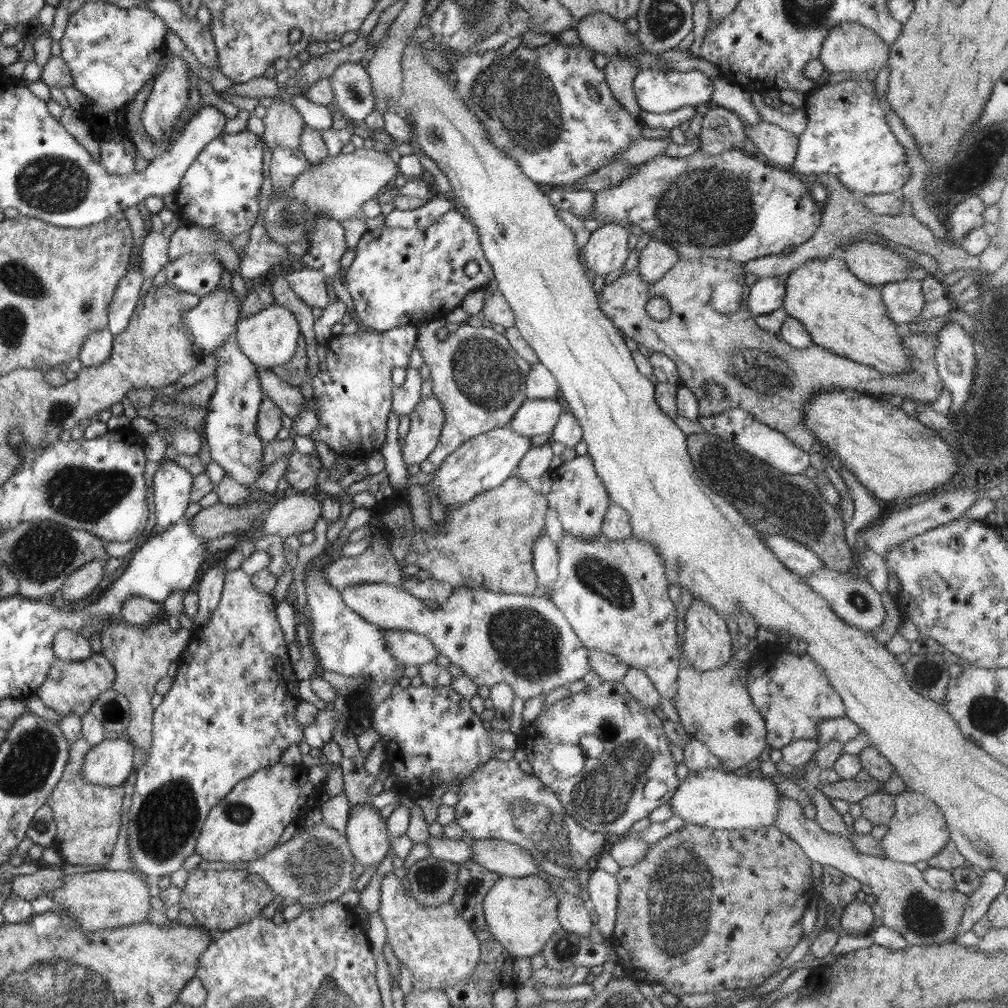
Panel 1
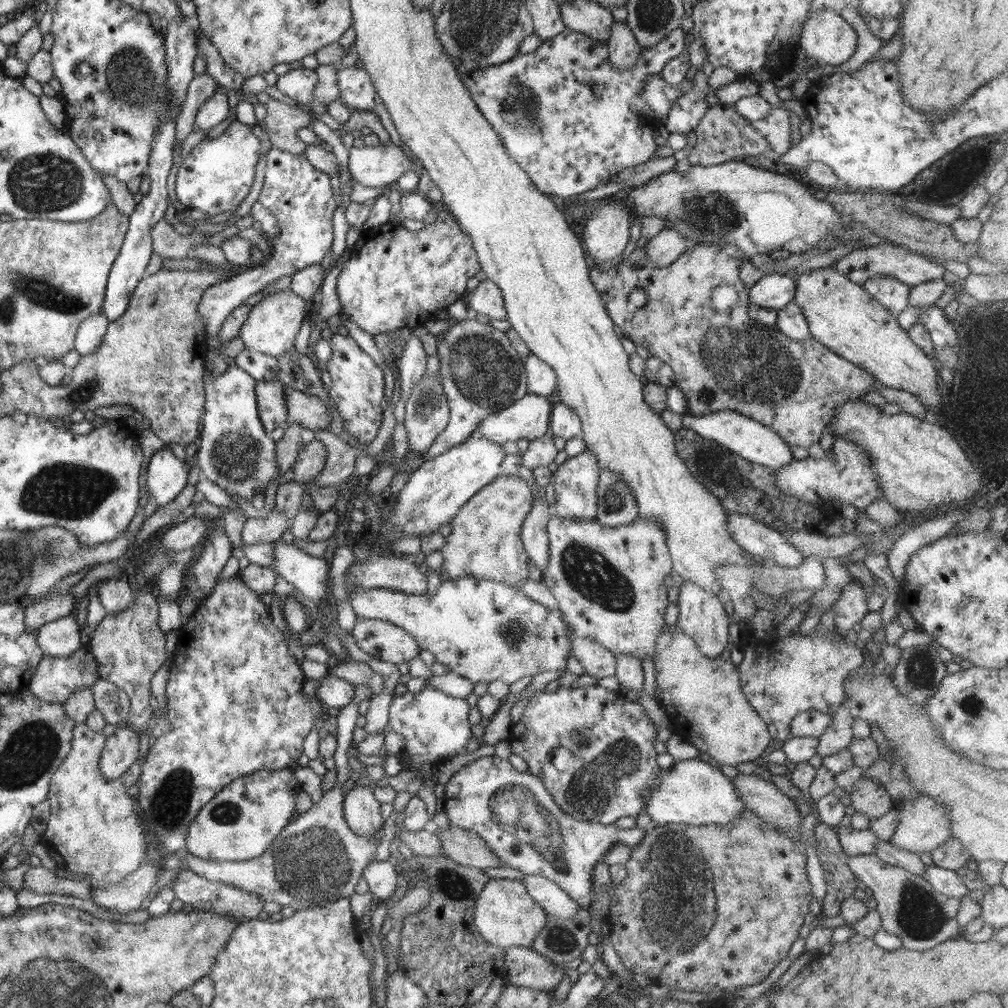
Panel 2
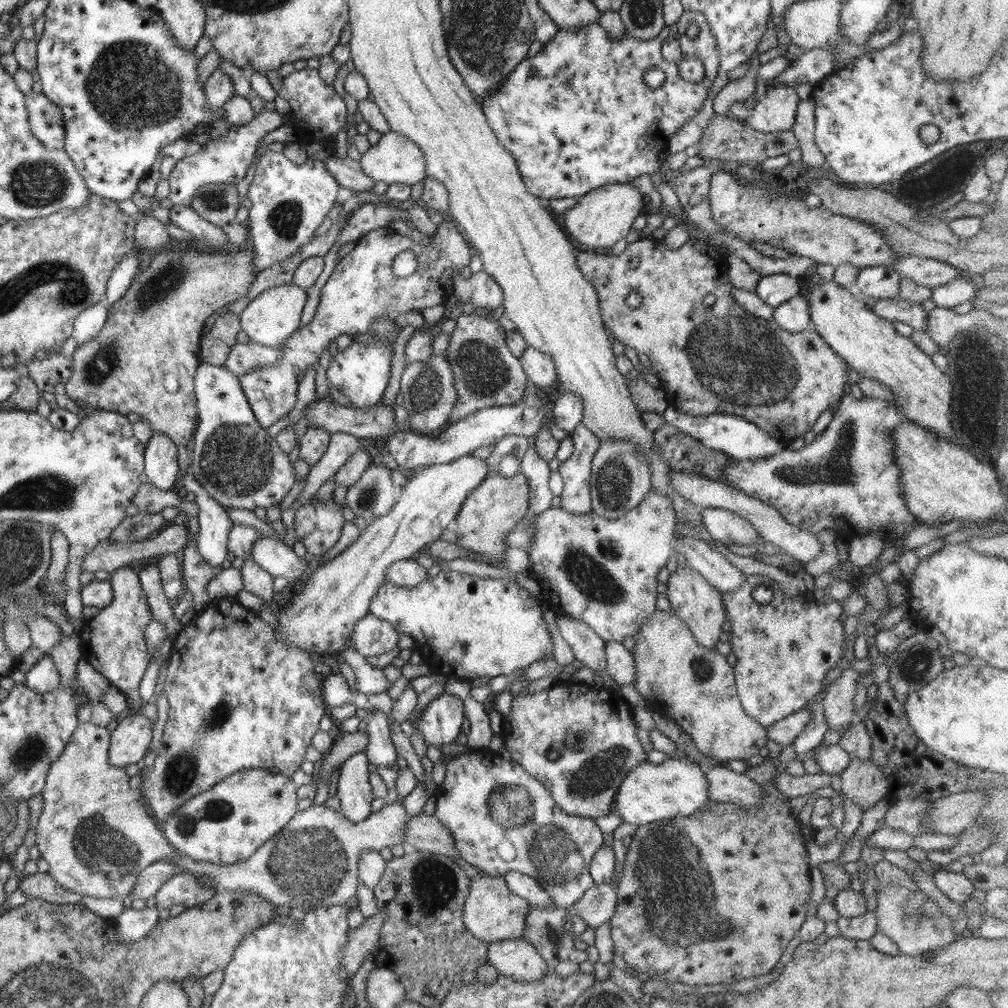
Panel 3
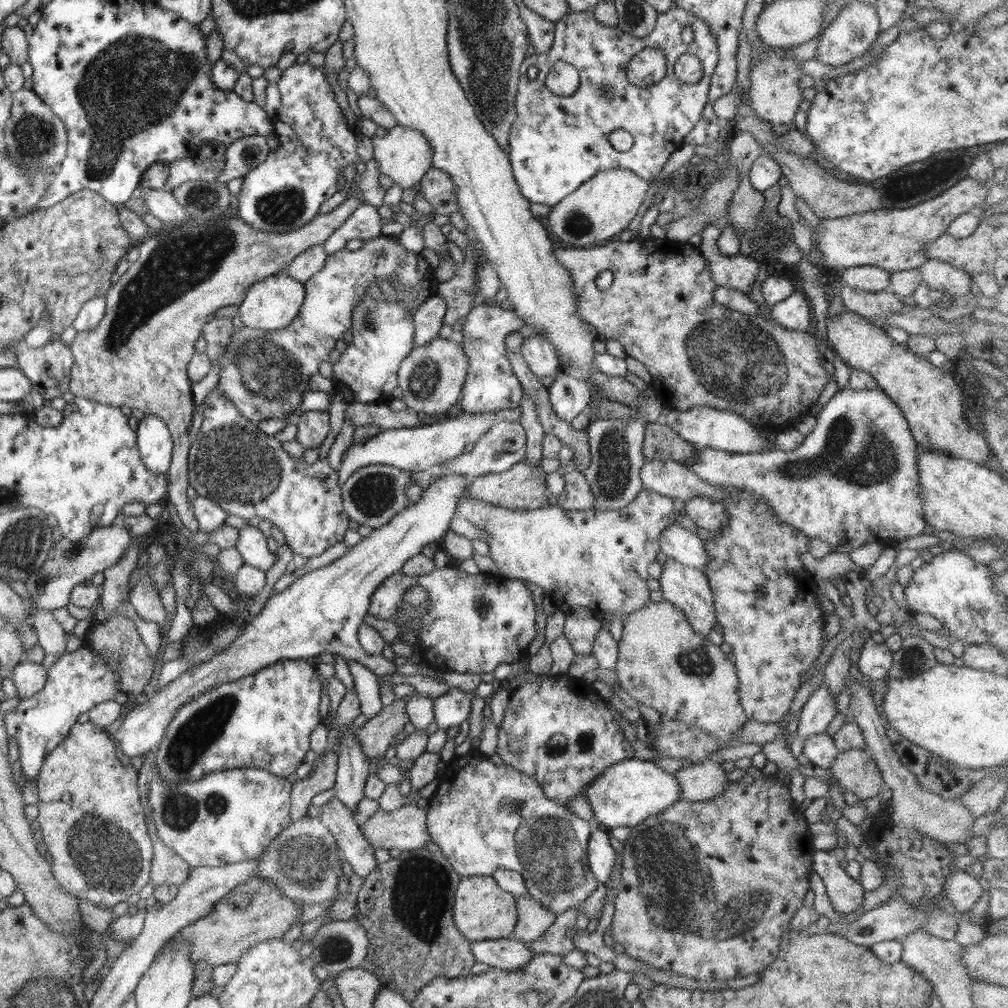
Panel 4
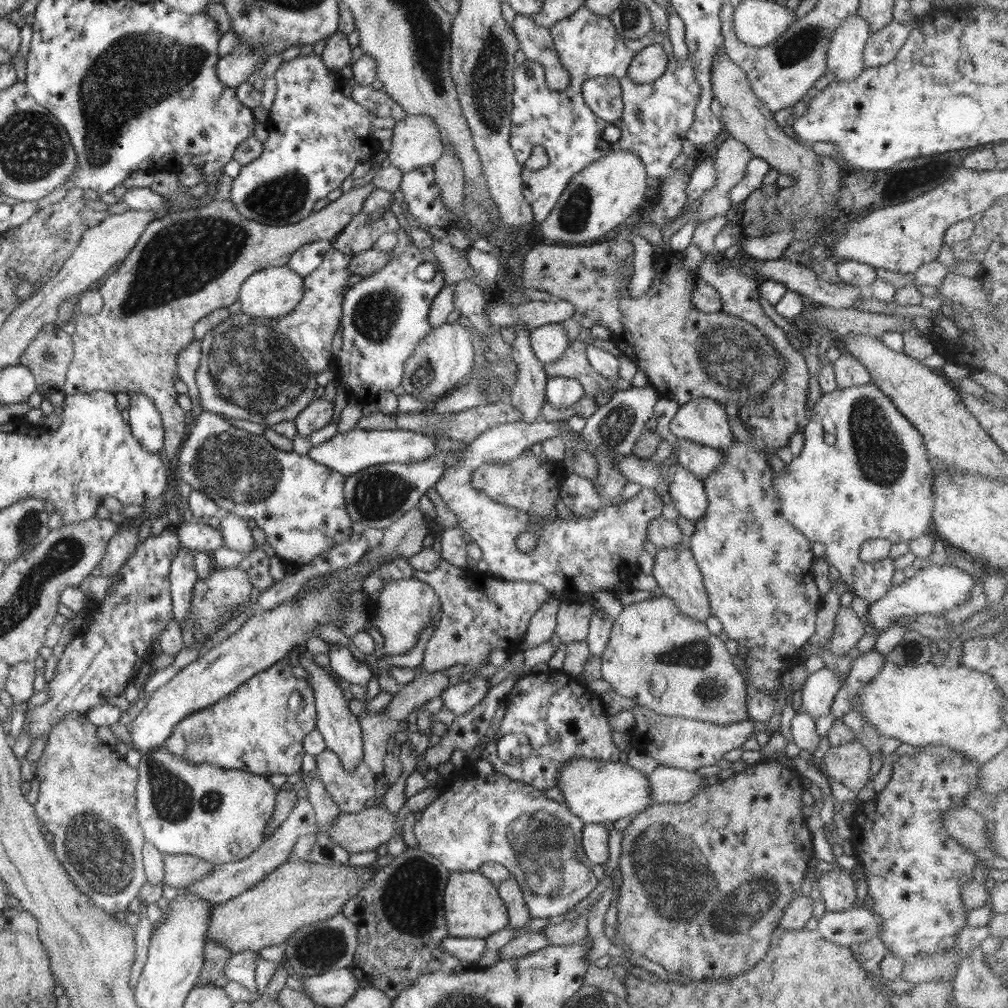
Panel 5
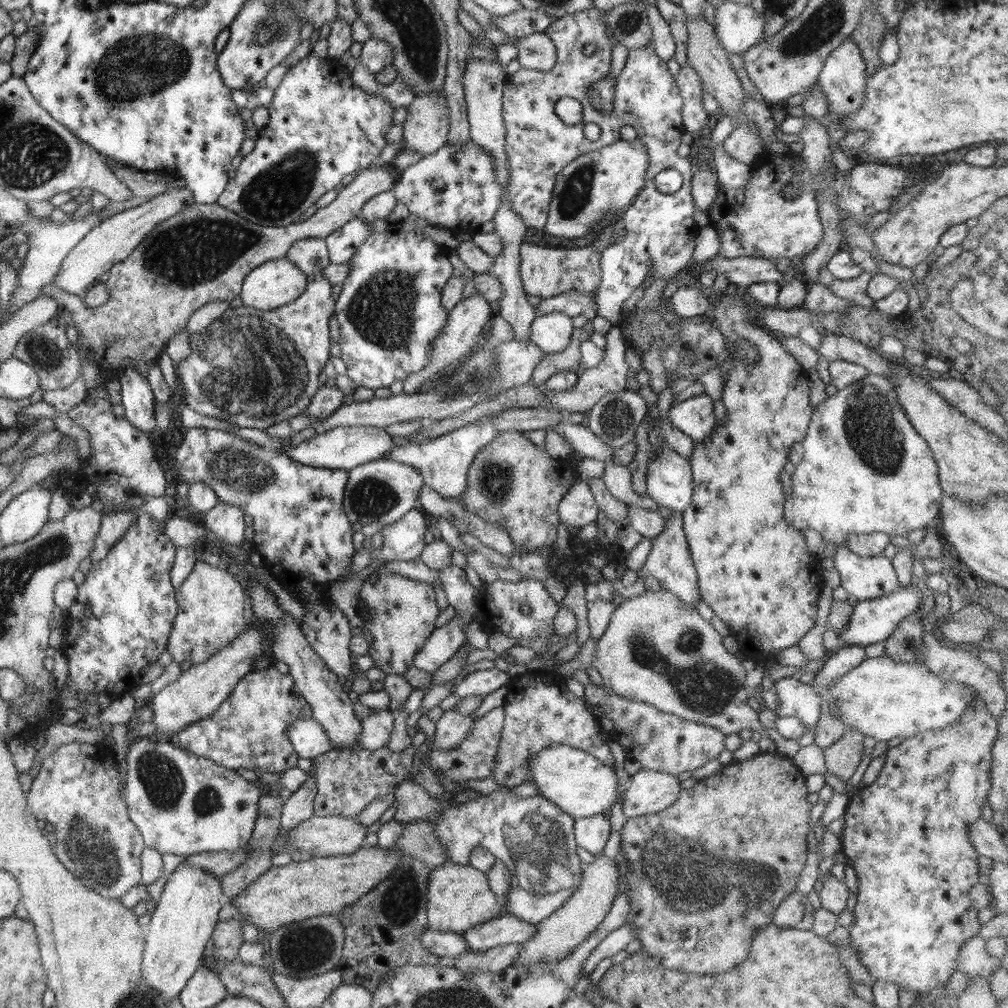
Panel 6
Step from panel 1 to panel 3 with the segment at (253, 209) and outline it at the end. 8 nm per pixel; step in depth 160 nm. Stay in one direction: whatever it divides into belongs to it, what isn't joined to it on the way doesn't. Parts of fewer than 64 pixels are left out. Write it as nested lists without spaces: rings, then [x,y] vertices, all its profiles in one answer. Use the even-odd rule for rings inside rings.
[[[263,110],[246,124],[232,125],[226,135],[220,136],[219,140],[208,140],[199,152],[178,160],[174,165],[168,178],[170,186],[168,201],[174,205],[189,206],[193,196],[204,184],[238,184],[256,156],[260,138],[264,139],[265,134],[284,124],[285,120],[278,111]]]

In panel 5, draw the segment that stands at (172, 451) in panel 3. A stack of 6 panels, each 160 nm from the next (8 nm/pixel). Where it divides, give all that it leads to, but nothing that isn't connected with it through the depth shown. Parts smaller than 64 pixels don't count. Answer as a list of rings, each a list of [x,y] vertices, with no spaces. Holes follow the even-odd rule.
[[[136,393],[128,396],[128,418],[131,433],[147,450],[162,455],[164,427],[161,414],[145,394]]]

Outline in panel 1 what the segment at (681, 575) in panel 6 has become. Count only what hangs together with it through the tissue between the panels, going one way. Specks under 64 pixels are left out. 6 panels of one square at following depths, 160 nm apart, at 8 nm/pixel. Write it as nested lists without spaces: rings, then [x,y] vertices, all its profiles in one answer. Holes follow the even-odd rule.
[[[693,599],[690,607],[687,608],[683,654],[698,671],[720,669],[726,663],[734,662],[735,639],[730,635],[728,622],[720,617],[710,605],[698,599]]]

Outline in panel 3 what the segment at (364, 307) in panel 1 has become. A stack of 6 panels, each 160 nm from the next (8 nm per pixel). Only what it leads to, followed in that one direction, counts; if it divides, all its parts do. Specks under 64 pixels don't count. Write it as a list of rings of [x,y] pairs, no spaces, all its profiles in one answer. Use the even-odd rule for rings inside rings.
[[[445,217],[444,221],[437,225],[435,234],[428,236],[430,245],[422,245],[416,243],[406,236],[396,233],[390,226],[379,228],[367,232],[360,238],[354,249],[346,256],[337,261],[332,274],[326,281],[326,286],[322,288],[322,296],[320,296],[316,314],[312,318],[312,322],[307,325],[300,326],[289,339],[283,344],[281,349],[280,360],[272,366],[260,367],[257,371],[247,372],[238,376],[240,386],[246,395],[248,404],[253,410],[257,421],[267,429],[275,422],[278,422],[297,404],[297,388],[298,383],[305,372],[318,365],[320,355],[329,348],[329,342],[335,340],[340,334],[368,334],[371,324],[378,317],[390,317],[394,322],[398,314],[442,305],[450,298],[453,292],[452,273],[470,264],[470,258],[473,255],[470,242],[459,229],[458,225],[449,217]],[[411,250],[416,255],[418,261],[418,270],[410,276],[398,278],[392,272],[393,258],[400,252]]]

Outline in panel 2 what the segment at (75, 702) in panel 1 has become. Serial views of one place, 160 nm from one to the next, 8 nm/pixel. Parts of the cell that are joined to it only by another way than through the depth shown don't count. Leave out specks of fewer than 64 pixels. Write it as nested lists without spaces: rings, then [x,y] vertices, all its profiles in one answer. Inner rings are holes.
[[[85,646],[75,650],[67,657],[45,655],[38,663],[28,688],[31,690],[31,693],[40,700],[49,703],[60,703],[62,705],[74,691],[81,688],[91,688],[91,686],[100,679],[99,668],[100,666],[98,662],[96,662],[96,657]]]

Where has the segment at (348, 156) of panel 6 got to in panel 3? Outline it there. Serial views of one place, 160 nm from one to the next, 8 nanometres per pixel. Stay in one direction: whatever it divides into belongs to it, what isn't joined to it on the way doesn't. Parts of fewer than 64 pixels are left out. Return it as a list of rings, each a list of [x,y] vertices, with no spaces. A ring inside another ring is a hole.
[[[306,67],[303,70],[296,70],[292,74],[288,74],[282,80],[282,87],[278,96],[289,102],[292,110],[290,113],[293,113],[296,128],[298,126],[302,128],[302,122],[304,122],[304,128],[311,126],[316,142],[328,143],[333,141],[336,134],[342,130],[342,126],[347,122],[346,103],[335,92],[333,86],[324,84],[316,69]],[[265,150],[258,160],[247,196],[252,202],[248,228],[250,245],[255,250],[257,274],[276,262],[286,260],[302,244],[318,236],[314,236],[314,231],[329,214],[340,188],[323,161],[309,158],[304,164],[296,164],[283,153]]]

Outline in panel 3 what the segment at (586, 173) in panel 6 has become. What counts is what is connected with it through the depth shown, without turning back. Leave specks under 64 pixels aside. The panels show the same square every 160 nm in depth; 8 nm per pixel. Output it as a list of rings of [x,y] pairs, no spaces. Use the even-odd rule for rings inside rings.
[[[612,183],[593,188],[583,194],[576,204],[566,210],[564,228],[567,236],[580,242],[584,249],[606,251],[618,240],[626,238],[637,216],[645,213],[643,194],[630,183]]]

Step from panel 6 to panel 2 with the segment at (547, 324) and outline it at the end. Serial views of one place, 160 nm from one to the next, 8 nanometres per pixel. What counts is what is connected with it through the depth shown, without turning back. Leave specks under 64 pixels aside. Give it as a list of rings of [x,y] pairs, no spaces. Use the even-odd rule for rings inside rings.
[[[530,355],[523,363],[527,374],[528,392],[548,398],[557,386],[554,369],[534,355]]]

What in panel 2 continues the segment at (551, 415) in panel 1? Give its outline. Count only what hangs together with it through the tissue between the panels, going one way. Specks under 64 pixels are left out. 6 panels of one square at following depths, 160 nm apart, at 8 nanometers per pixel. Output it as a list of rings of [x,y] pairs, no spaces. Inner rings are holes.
[[[527,392],[512,406],[496,414],[487,415],[471,436],[483,436],[486,440],[498,444],[510,440],[531,441],[540,438],[548,430],[553,405],[546,397]]]

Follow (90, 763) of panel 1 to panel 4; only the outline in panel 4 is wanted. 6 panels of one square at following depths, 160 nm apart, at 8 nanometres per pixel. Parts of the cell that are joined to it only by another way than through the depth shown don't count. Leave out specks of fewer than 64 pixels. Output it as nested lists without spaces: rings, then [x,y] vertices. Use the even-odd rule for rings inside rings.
[[[443,474],[439,478],[432,479],[430,486],[422,490],[420,501],[409,502],[408,507],[397,513],[386,525],[372,529],[372,533],[368,537],[362,538],[354,547],[348,548],[348,552],[342,558],[338,558],[334,563],[330,563],[322,569],[318,568],[304,574],[282,592],[273,594],[261,612],[250,618],[244,632],[240,638],[234,640],[234,643],[230,643],[225,649],[218,650],[209,661],[181,673],[175,680],[167,683],[164,688],[147,693],[133,709],[126,709],[122,715],[122,726],[116,735],[112,736],[114,742],[118,742],[118,746],[120,746],[118,749],[130,758],[140,757],[149,750],[153,750],[161,743],[166,734],[167,726],[183,704],[189,700],[194,700],[205,692],[210,692],[218,684],[234,682],[243,676],[256,674],[260,669],[266,668],[280,659],[306,659],[309,656],[318,656],[322,652],[331,652],[339,654],[346,660],[355,660],[363,664],[377,676],[396,673],[395,662],[385,659],[383,655],[368,654],[358,639],[358,630],[363,624],[364,617],[369,613],[371,596],[384,579],[399,572],[406,561],[420,555],[426,544],[435,544],[439,539],[444,538],[457,514],[458,502],[464,496],[464,492],[469,489],[471,480],[465,474]]]

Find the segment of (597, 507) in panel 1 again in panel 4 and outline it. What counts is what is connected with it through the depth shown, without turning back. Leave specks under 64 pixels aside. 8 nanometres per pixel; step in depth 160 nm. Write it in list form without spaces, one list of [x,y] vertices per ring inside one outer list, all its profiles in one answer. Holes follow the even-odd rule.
[[[573,459],[561,468],[566,486],[557,496],[558,506],[566,510],[584,511],[594,508],[595,500],[590,486],[587,484],[584,473],[580,472]]]

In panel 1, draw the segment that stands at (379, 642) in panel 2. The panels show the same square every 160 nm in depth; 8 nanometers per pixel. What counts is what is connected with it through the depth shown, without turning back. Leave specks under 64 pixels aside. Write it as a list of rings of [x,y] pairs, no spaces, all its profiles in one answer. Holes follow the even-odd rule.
[[[384,629],[384,637],[391,655],[402,665],[423,665],[431,663],[439,655],[436,647],[427,637],[414,632],[394,632]]]

